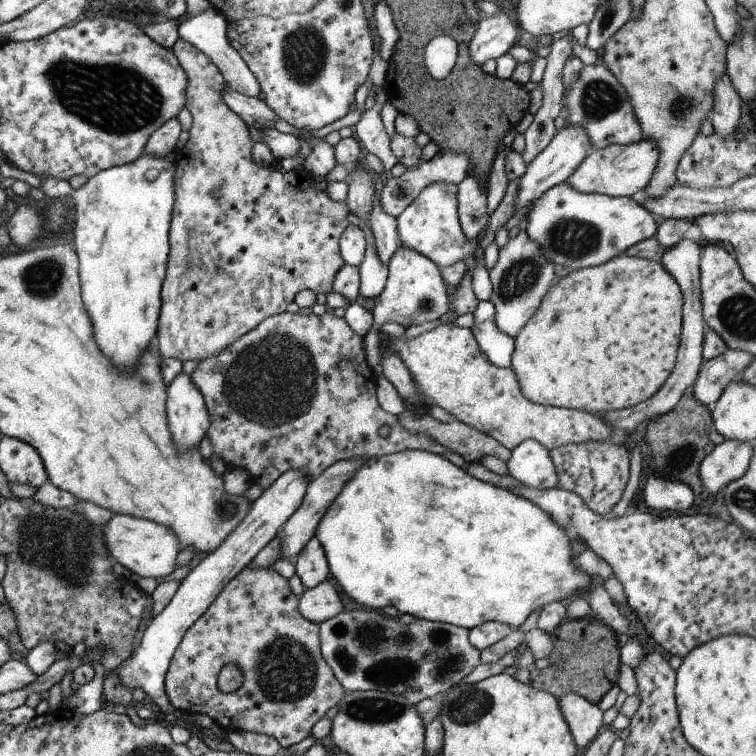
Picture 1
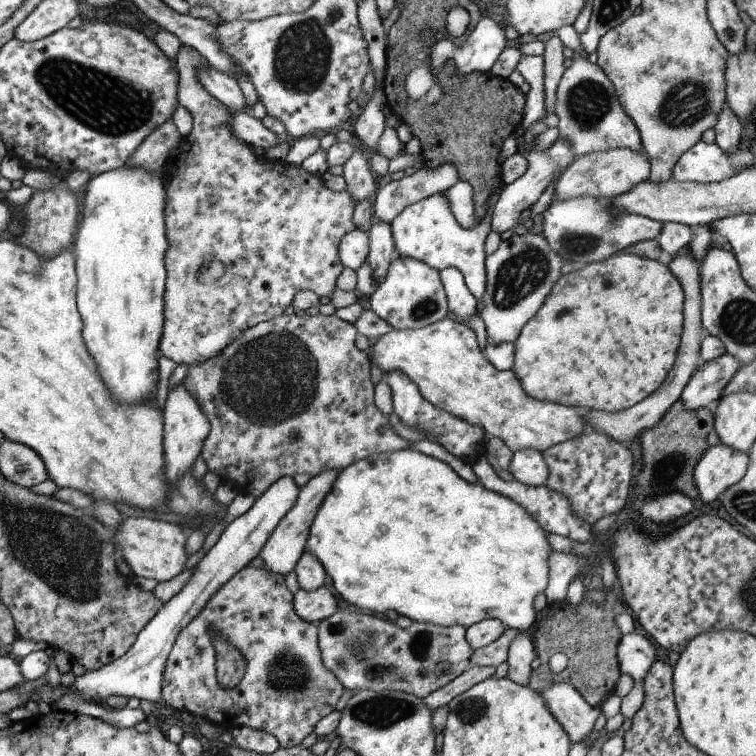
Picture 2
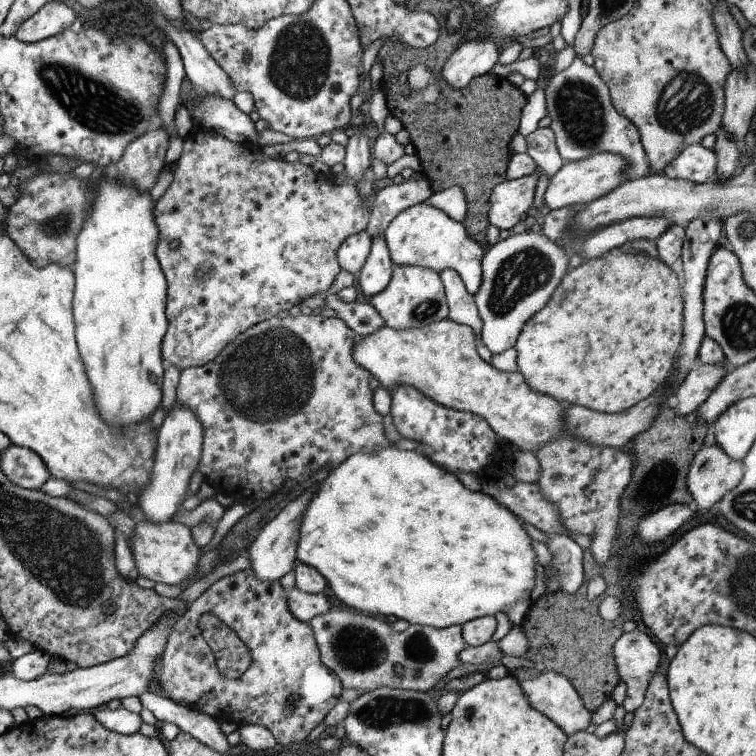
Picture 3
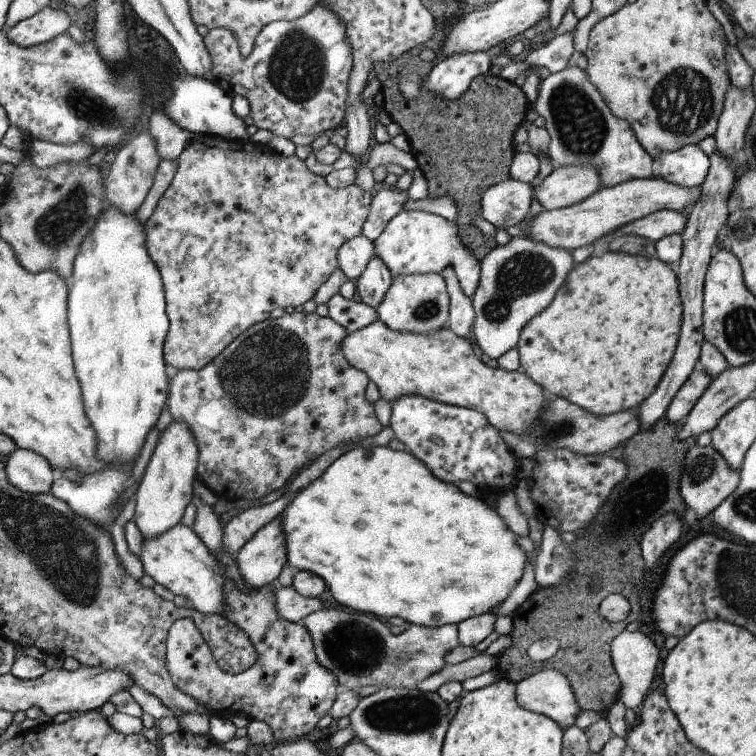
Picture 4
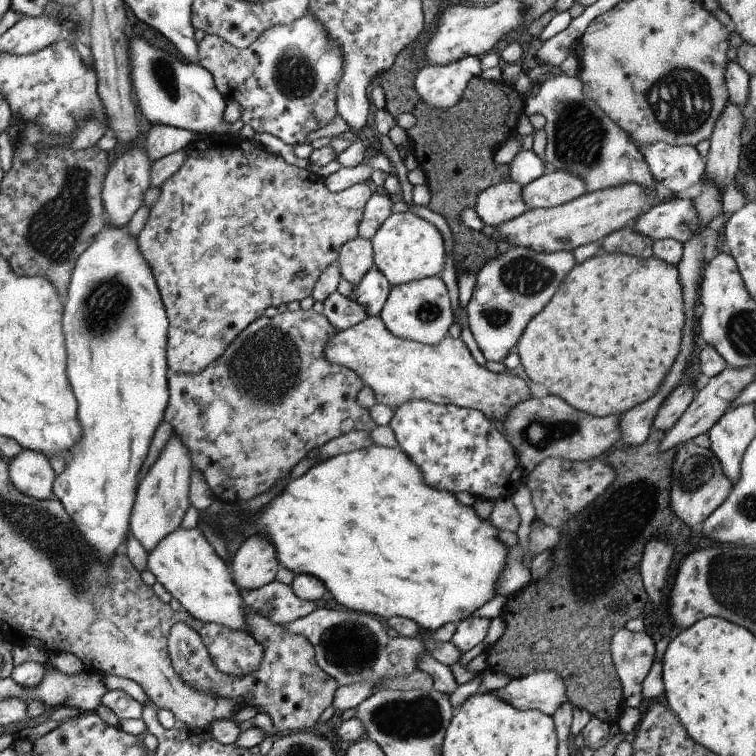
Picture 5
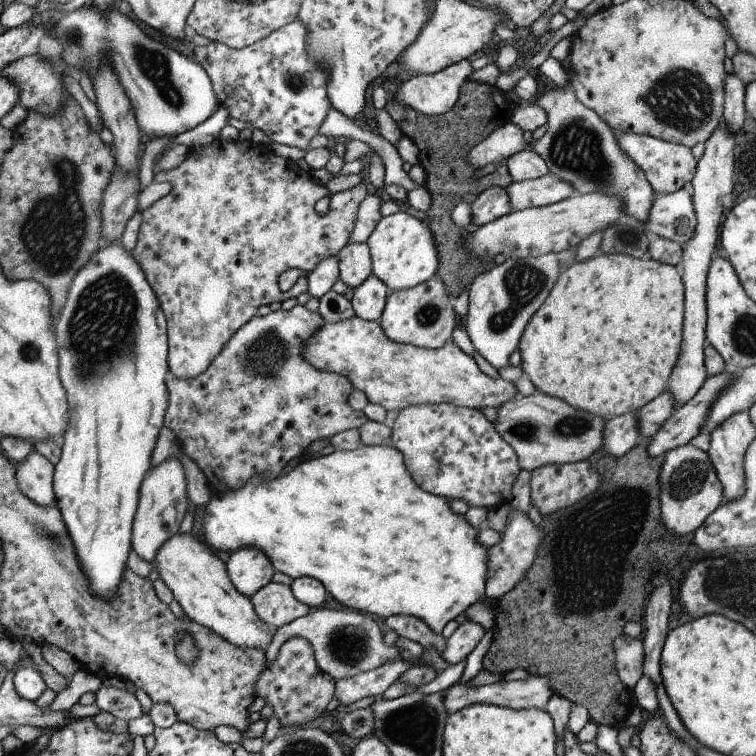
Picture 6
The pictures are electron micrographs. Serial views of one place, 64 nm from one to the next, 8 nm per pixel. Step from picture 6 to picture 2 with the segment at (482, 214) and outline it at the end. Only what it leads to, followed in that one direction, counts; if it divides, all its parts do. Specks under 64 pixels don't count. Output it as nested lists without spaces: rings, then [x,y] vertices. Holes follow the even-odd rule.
[[[559,140],[546,151],[533,152],[527,143],[517,147],[517,151],[528,160],[528,169],[526,173],[518,178],[515,182],[506,183],[502,187],[502,192],[498,196],[498,202],[494,206],[494,214],[492,214],[491,230],[498,232],[501,236],[503,232],[513,228],[524,211],[528,211],[533,207],[540,196],[542,196],[546,187],[556,175],[559,177],[561,172],[572,162],[576,157],[570,149],[570,144],[567,141]]]

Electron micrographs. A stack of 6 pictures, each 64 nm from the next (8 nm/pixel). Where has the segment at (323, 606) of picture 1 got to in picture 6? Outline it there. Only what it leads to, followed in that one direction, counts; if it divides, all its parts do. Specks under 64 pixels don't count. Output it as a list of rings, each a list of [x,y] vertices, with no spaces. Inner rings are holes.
[[[272,581],[248,597],[248,600],[258,618],[273,628],[306,616],[310,609],[294,596],[291,586]]]

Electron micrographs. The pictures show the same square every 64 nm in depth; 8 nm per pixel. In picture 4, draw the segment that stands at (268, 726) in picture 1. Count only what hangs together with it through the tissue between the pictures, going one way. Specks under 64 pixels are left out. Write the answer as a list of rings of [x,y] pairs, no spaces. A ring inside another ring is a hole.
[[[239,571],[226,575],[224,580],[224,596],[228,602],[224,618],[248,634],[258,652],[258,660],[237,675],[222,671],[196,624],[186,616],[172,623],[166,640],[166,668],[172,682],[184,694],[209,708],[211,716],[232,718],[243,713],[251,720],[266,722],[278,743],[302,739],[336,702],[341,689],[338,678],[318,662],[310,632],[302,624],[278,618],[276,596],[272,592],[275,583],[256,588]]]

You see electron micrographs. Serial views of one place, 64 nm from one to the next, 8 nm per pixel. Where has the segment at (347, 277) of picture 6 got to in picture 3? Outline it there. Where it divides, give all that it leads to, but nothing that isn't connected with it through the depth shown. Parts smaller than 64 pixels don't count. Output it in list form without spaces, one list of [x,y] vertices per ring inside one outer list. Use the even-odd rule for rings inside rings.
[[[366,229],[358,232],[358,234],[348,236],[337,252],[337,260],[341,269],[358,276],[368,258],[368,254],[370,254],[371,246],[372,239]]]

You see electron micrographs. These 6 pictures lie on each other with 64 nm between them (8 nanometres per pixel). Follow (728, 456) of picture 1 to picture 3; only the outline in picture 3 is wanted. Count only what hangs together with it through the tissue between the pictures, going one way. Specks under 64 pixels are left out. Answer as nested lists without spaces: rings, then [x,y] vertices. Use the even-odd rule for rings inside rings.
[[[717,445],[701,447],[690,464],[686,486],[697,509],[706,512],[743,478],[742,461],[732,461]]]

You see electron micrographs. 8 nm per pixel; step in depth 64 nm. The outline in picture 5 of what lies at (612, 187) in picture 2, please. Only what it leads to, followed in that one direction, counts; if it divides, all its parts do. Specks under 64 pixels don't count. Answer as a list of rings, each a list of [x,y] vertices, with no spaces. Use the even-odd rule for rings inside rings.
[[[548,170],[522,188],[522,200],[528,209],[547,209],[572,202],[588,194],[586,182],[566,170]]]

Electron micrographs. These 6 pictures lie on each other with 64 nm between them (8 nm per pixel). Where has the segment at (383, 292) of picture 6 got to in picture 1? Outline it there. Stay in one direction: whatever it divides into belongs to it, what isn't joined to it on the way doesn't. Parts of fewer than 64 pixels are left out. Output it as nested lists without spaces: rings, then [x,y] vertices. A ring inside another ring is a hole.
[[[375,189],[375,196],[373,199],[374,210],[369,214],[370,224],[372,225],[372,233],[374,233],[374,246],[376,247],[376,253],[379,258],[379,262],[383,263],[384,265],[388,265],[390,258],[399,250],[401,246],[399,242],[399,237],[397,234],[397,223],[396,219],[394,219],[391,215],[385,214],[381,210],[381,205],[379,204],[379,195],[376,195]]]

